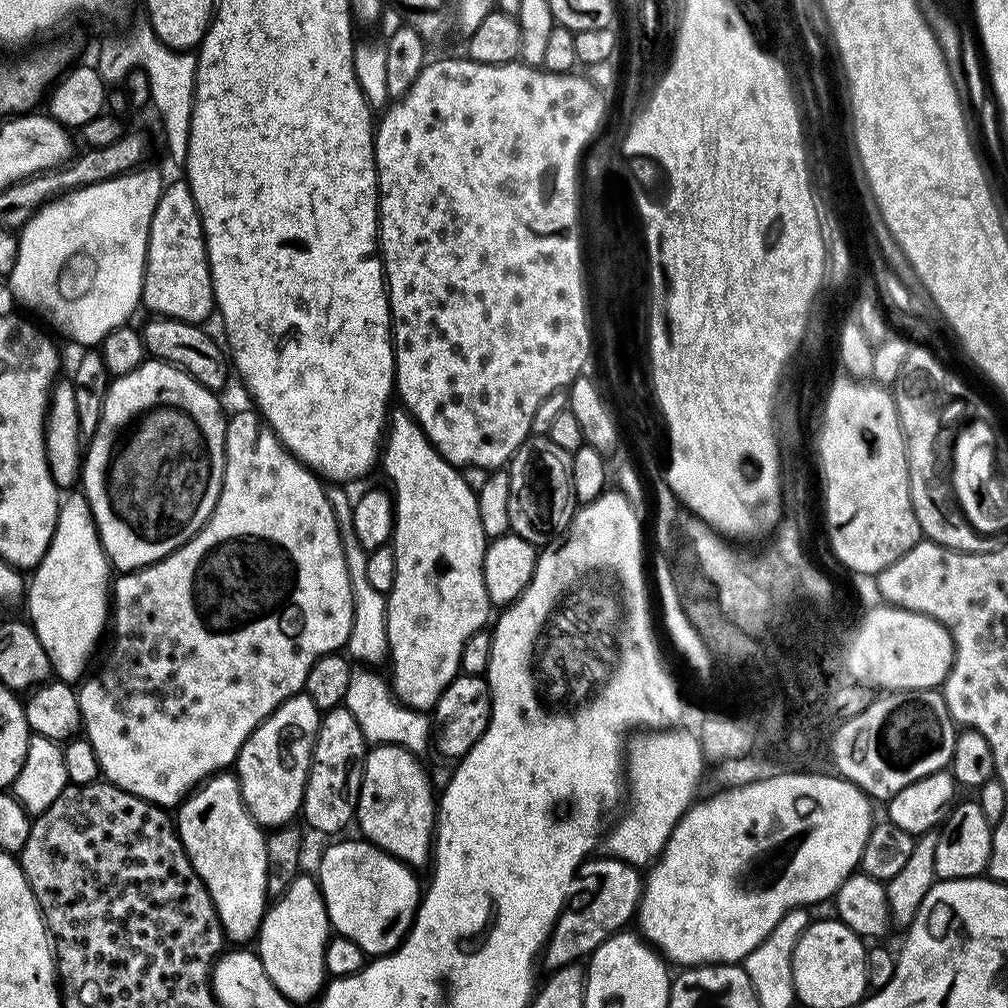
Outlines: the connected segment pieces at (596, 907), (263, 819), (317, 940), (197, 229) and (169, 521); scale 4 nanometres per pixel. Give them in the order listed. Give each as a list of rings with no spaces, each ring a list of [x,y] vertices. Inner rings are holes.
[[[605,855],[603,859],[589,858],[582,865],[585,873],[596,872],[600,885],[585,904],[580,904],[577,908],[565,907],[560,913],[548,936],[548,942],[542,949],[542,964],[548,970],[564,968],[567,964],[575,964],[591,957],[593,950],[602,946],[602,942],[606,942],[617,932],[627,929],[631,925],[628,923],[631,920],[633,923],[637,915],[640,898],[644,894],[644,876],[641,869],[637,865],[618,860],[615,856]]]
[[[306,694],[291,696],[279,704],[268,717],[248,736],[240,748],[234,765],[234,775],[240,782],[240,793],[253,820],[265,829],[271,830],[287,825],[297,819],[304,803],[304,787],[308,781],[308,767],[312,761],[312,747],[320,729],[322,712]]]
[[[307,874],[296,877],[290,887],[267,909],[260,921],[258,955],[270,982],[293,1005],[300,1006],[309,1000],[315,1001],[326,984],[324,959],[330,939],[328,911],[319,883]]]
[[[180,182],[180,184],[170,183],[163,189],[160,201],[157,204],[157,209],[154,210],[152,224],[149,226],[149,240],[148,253],[146,254],[146,266],[144,267],[144,295],[142,297],[143,307],[149,308],[152,314],[160,318],[167,318],[170,320],[181,320],[187,324],[203,325],[204,319],[208,315],[213,315],[214,301],[212,299],[212,275],[210,274],[210,266],[208,265],[208,247],[204,241],[204,227],[200,224],[200,215],[196,209],[196,203],[192,197],[192,192],[188,189],[187,183]]]
[[[149,359],[130,374],[115,377],[109,383],[104,395],[104,404],[101,407],[100,421],[91,443],[87,445],[86,455],[82,460],[82,491],[92,511],[96,523],[96,532],[100,536],[100,545],[104,547],[113,569],[121,573],[135,572],[138,568],[147,568],[149,564],[162,560],[173,552],[175,548],[182,547],[191,536],[196,535],[207,520],[212,517],[214,506],[220,497],[224,485],[224,443],[226,442],[226,415],[220,409],[217,393],[203,388],[192,376],[187,376],[180,369],[159,360]]]

